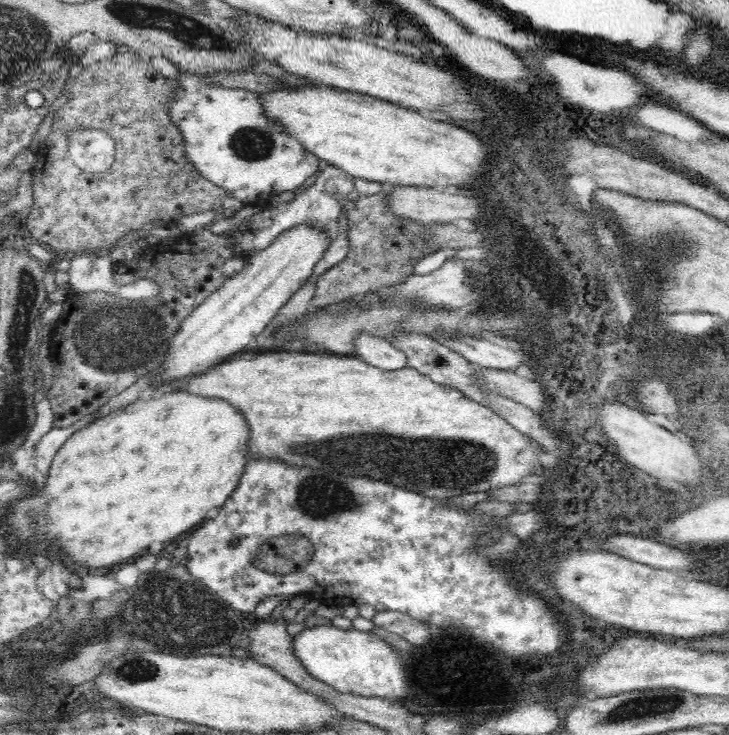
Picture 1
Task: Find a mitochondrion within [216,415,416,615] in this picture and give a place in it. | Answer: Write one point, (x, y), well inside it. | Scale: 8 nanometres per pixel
(319, 496)

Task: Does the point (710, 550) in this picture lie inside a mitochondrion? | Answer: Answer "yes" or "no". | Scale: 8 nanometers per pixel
no

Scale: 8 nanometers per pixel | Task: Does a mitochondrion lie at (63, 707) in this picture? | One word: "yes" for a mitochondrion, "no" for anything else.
no

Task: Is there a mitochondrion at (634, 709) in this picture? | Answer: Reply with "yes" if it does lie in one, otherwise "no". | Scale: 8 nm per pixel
yes

